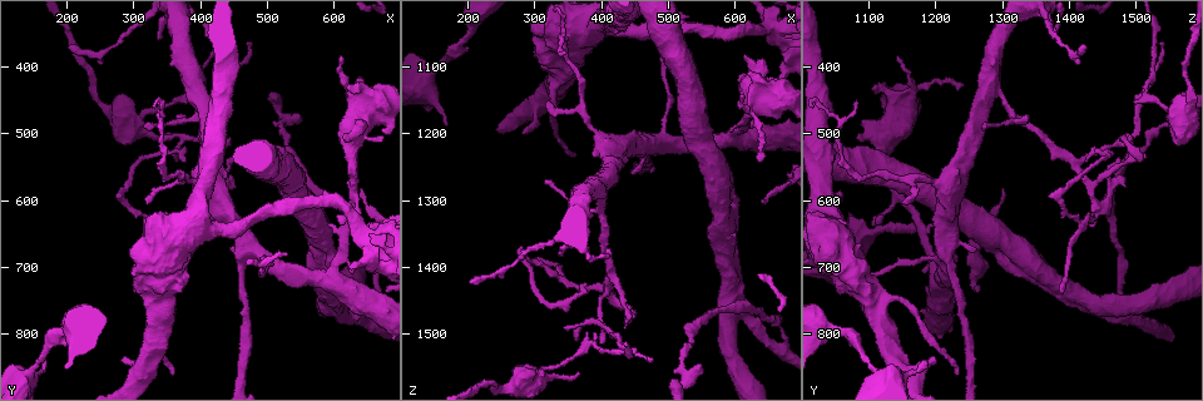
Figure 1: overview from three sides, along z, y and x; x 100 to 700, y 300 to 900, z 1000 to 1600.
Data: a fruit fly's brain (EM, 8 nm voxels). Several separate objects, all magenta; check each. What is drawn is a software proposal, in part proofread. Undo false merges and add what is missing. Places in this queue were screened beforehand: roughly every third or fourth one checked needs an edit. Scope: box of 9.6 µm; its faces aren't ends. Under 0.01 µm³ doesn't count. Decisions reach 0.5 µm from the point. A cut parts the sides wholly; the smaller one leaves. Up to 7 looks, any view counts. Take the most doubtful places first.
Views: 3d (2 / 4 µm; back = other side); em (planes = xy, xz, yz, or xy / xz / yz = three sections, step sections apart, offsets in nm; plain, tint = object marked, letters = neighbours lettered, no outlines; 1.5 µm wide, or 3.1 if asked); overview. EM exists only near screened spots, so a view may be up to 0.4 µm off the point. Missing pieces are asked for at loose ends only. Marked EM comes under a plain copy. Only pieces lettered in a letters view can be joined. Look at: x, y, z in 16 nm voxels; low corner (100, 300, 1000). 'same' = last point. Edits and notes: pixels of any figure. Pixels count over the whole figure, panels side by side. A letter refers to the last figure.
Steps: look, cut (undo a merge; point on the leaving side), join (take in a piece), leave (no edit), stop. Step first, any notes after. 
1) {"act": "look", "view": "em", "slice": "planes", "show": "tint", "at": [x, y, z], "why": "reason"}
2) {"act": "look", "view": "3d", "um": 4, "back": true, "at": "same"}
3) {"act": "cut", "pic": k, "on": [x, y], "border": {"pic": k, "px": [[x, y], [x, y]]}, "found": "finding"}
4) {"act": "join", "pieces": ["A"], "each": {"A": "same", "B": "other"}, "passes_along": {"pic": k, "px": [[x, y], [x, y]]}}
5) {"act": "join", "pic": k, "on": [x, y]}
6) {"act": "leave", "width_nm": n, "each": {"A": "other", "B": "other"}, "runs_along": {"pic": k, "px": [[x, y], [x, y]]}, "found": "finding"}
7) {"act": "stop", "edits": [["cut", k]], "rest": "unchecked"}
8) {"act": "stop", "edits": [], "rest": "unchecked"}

{"act": "look", "view": "em", "slice": "planes", "show": "letters", "at": [645, 485, 1090], "why": "thick end"}

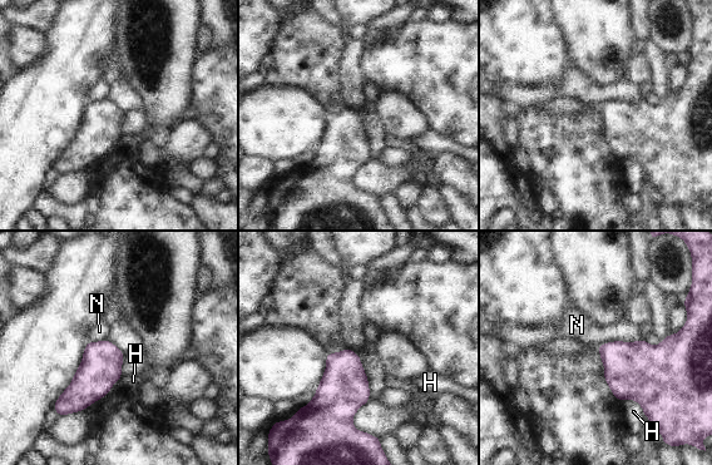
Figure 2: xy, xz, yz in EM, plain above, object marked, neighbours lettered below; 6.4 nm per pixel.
{"act": "leave", "each": {"H": "other", "N": "other"}, "border": {"pic": 2, "px": [[641, 339], [608, 341], [597, 346]]}, "found": "none of them fits"}

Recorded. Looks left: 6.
{"act": "look", "view": "em", "slice": "planes", "show": "letters", "at": [165, 845, 1190], "why": "an open end"}

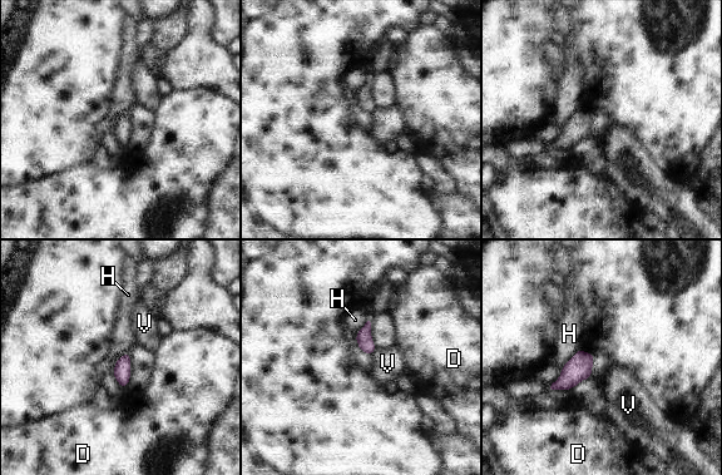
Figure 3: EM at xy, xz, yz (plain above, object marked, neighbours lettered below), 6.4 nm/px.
{"act": "leave", "longest_contact_nm": ["H", 180], "each": {"D": "other", "H": "other", "V": "other"}, "border": {"pic": 3, "px": [[376, 350], [371, 355]]}, "found": "no lettered piece goes on from it"}

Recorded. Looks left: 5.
{"act": "look", "view": "3d", "um": 4, "at": [280, 845, 1195], "why": "branch stops here"}

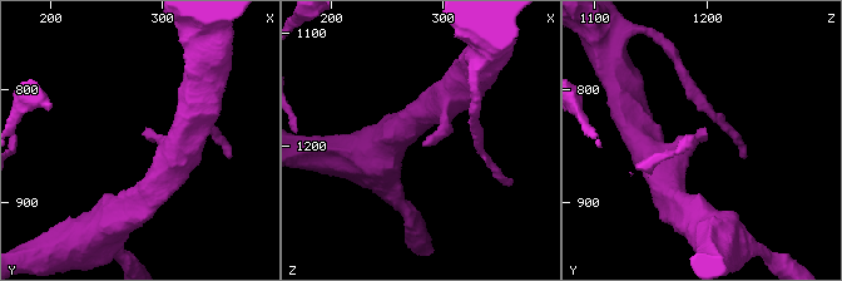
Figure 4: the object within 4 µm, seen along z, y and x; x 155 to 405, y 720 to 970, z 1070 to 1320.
{"act": "look", "view": "em", "slice": "planes", "show": "letters", "at": [282, 840, 1196]}

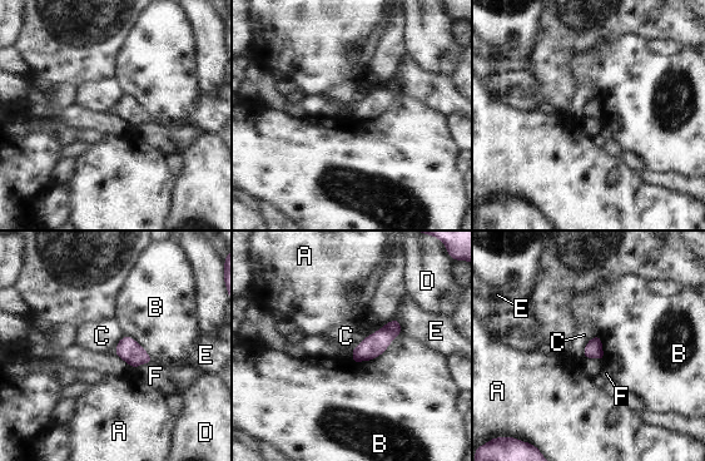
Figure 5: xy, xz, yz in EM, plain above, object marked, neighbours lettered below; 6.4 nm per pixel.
{"act": "leave", "each": {"A": "other", "B": "other", "C": "other", "D": "other", "E": "other", "F": "other"}, "found": "no lettered piece goes on from it"}

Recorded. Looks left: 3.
{"act": "stop", "edits": [], "rest": "unchecked"}

